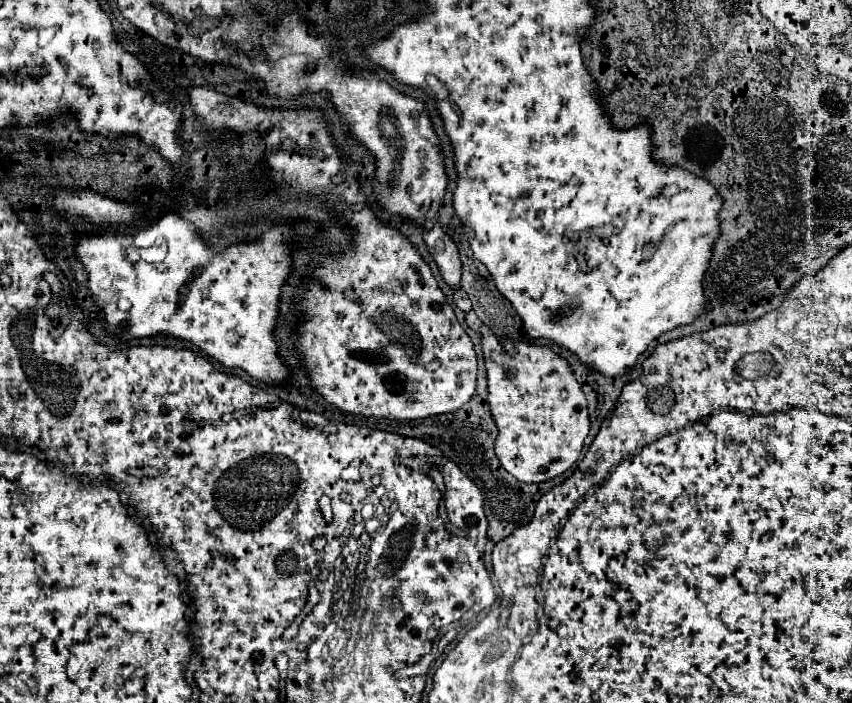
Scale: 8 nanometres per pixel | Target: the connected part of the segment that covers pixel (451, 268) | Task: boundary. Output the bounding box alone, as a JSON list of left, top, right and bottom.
[423,223,481,329]

